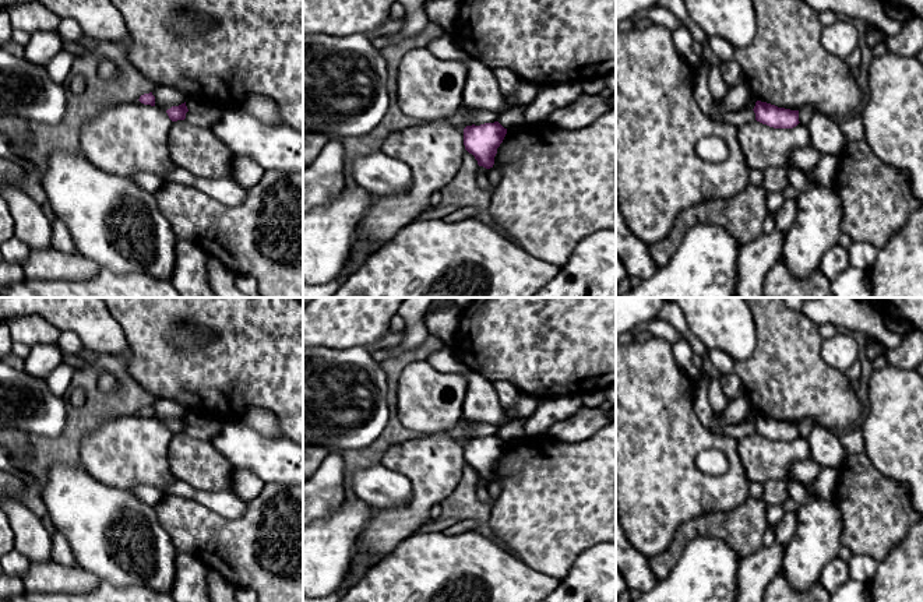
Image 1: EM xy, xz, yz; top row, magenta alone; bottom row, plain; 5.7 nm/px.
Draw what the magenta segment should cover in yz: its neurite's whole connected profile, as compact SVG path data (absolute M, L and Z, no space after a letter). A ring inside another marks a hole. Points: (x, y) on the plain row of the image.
M757 413L754 419L755 433L774 441L793 441L799 434L799 423L778 420Z

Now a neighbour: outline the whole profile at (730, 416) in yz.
M741 394L730 399L726 409L721 412L718 418L726 425L739 425L746 420L750 408L750 399L746 394Z

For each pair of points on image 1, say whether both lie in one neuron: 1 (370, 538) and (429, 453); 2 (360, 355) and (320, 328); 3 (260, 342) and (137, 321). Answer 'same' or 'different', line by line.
1: same
2: different
3: same

